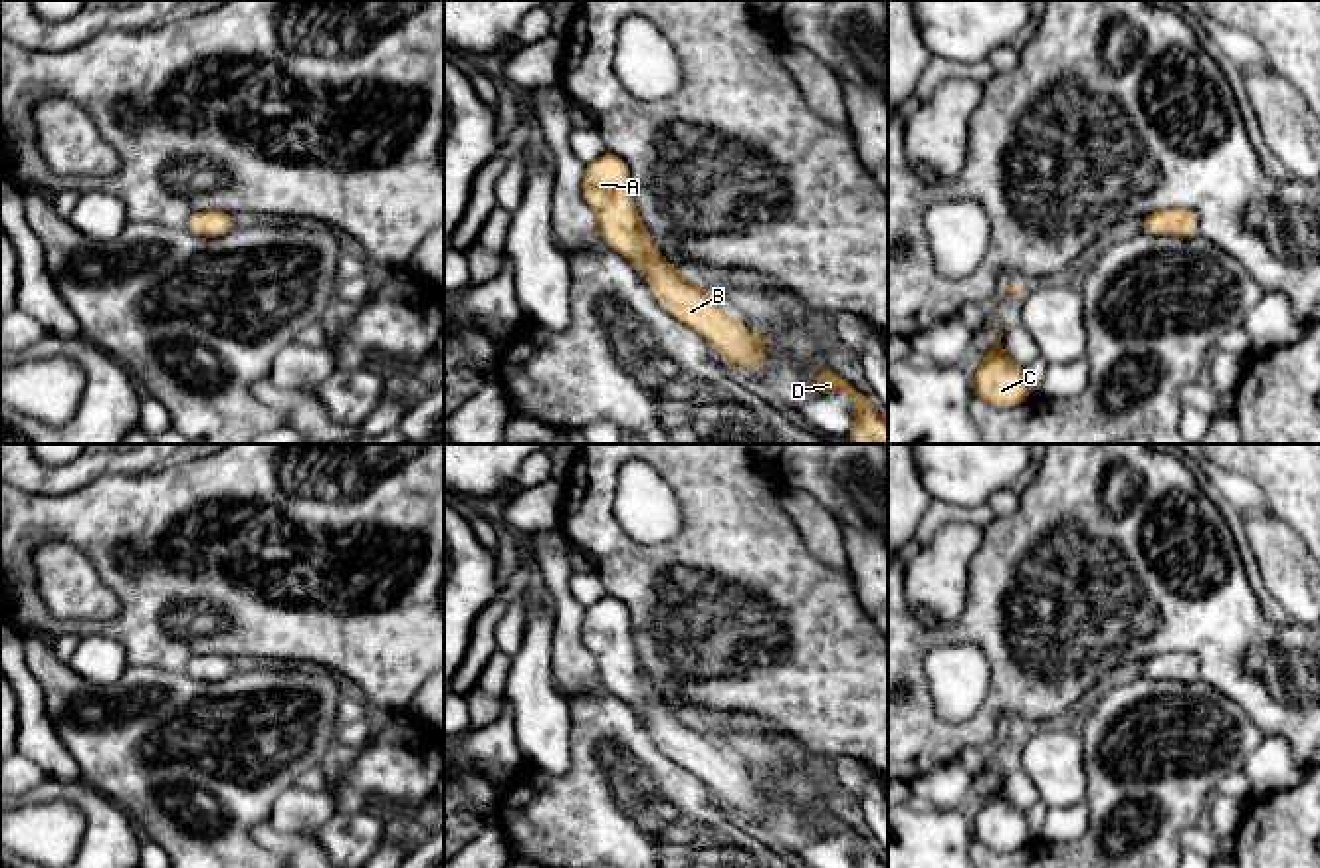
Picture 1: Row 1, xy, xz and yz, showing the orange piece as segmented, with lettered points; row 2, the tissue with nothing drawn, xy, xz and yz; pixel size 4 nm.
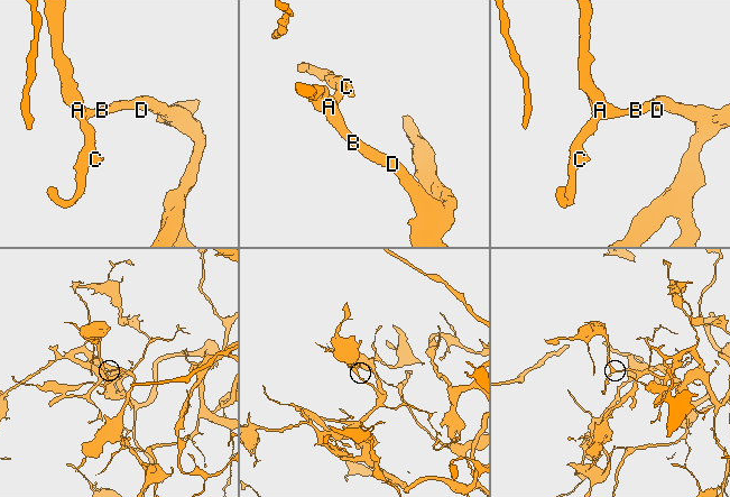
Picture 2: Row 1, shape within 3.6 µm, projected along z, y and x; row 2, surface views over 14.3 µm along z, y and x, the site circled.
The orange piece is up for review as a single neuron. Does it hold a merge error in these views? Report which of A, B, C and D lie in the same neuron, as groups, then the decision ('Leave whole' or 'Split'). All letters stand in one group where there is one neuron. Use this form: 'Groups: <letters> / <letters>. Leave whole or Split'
Groups: A B C D. Leave whole

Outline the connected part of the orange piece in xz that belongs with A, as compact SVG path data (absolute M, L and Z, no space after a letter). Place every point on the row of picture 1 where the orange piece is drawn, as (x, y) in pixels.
M605 151L587 163L581 192L593 210L605 244L624 256L646 277L654 297L680 323L700 333L721 359L761 371L767 365L761 341L733 319L706 287L688 283L660 252L634 206L630 168Z

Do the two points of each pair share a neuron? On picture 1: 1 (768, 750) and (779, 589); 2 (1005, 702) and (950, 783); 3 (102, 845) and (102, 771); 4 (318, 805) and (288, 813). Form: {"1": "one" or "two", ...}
{"1": "two", "2": "two", "3": "two", "4": "one"}

